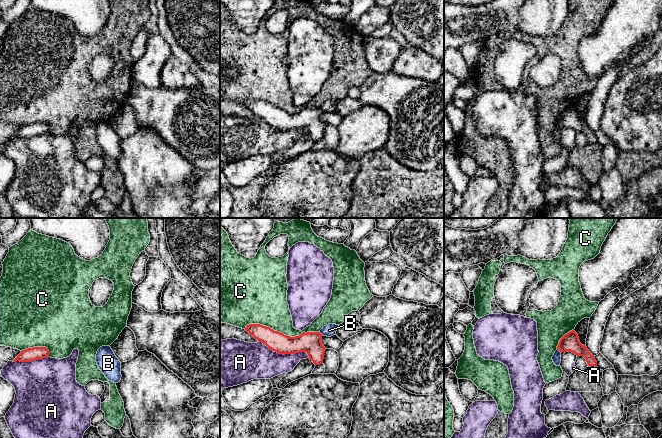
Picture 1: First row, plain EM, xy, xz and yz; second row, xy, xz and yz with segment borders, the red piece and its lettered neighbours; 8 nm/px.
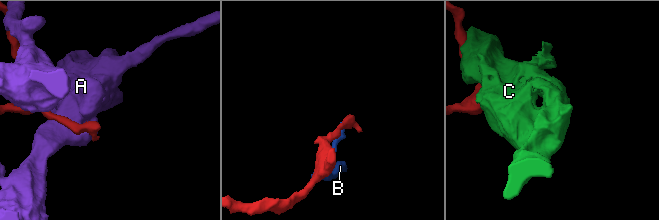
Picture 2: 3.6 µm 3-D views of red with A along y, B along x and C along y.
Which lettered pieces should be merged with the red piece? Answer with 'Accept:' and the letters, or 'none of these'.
Accept: none of these

